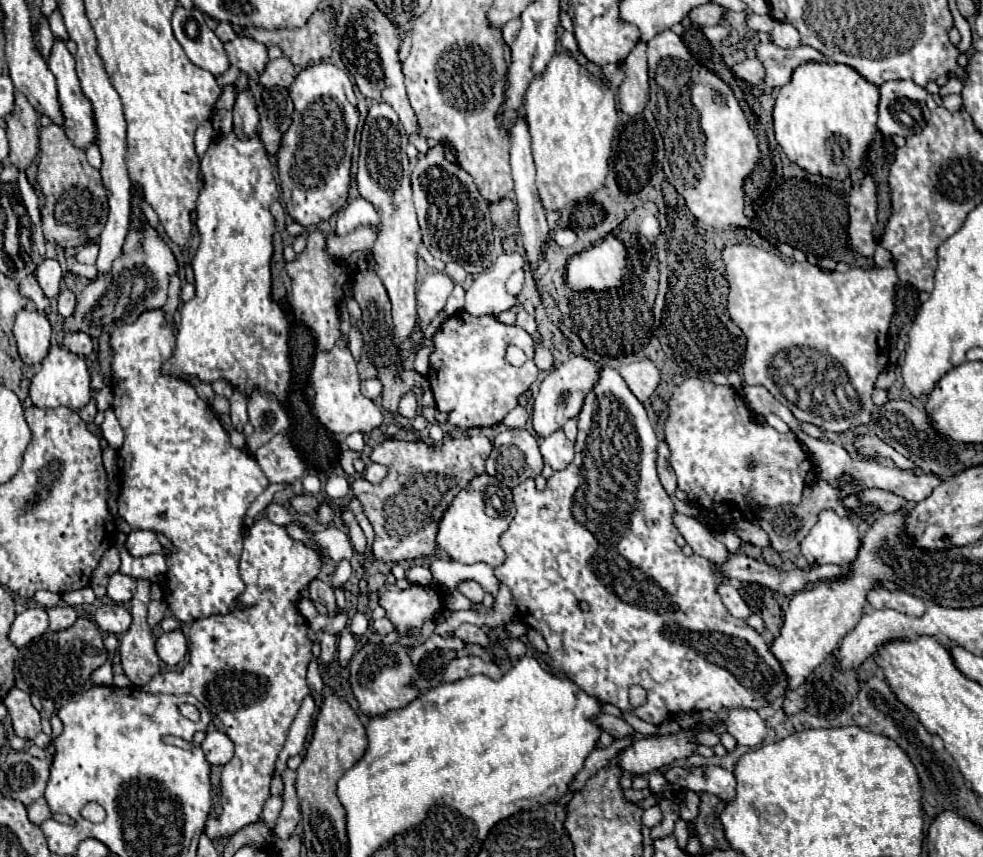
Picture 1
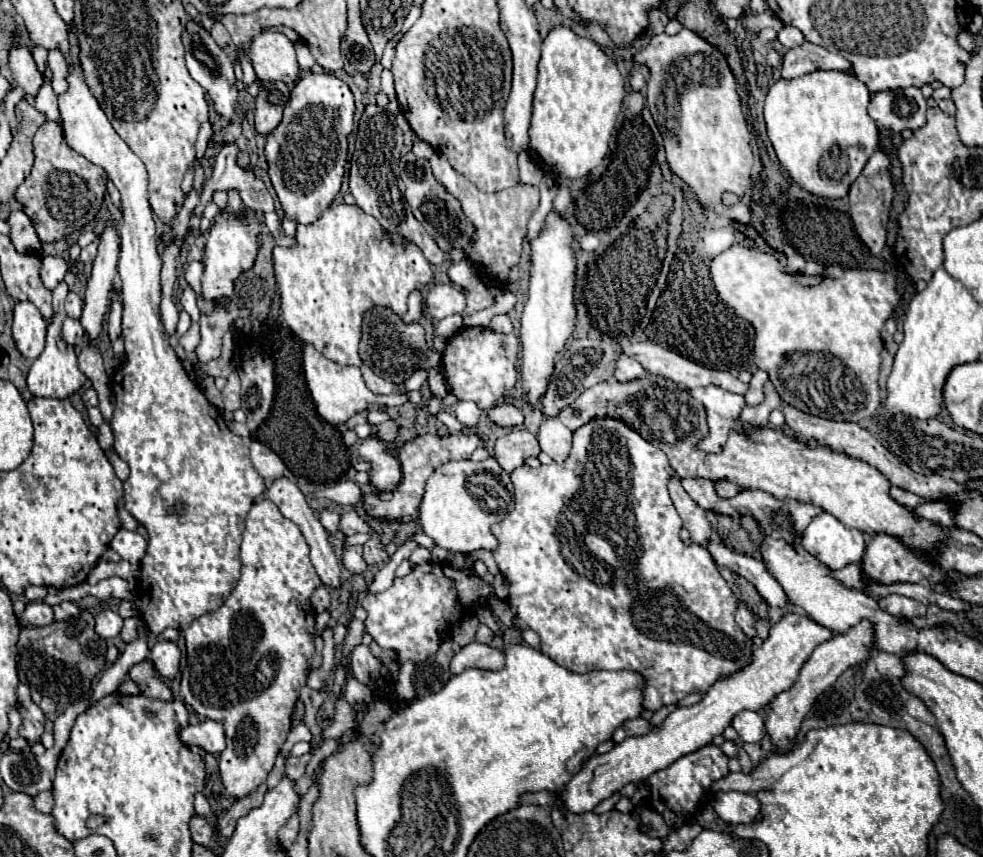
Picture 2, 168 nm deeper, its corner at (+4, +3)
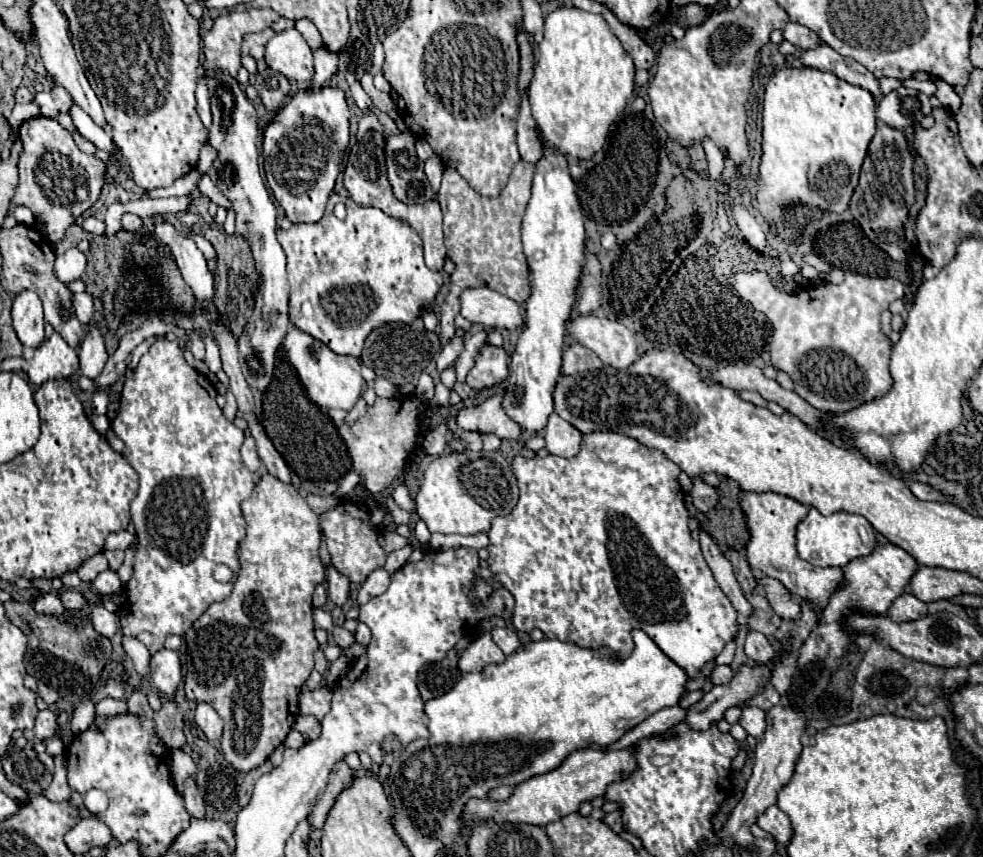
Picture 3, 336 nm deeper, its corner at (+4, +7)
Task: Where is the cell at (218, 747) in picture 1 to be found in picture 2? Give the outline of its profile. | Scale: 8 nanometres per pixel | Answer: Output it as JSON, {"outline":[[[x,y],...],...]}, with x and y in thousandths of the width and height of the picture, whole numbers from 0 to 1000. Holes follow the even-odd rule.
{"outline":[[[209,839],[202,846],[192,846],[188,853],[184,853],[184,865],[188,869],[200,869],[209,879],[223,881],[229,876],[229,855],[225,844]]]}

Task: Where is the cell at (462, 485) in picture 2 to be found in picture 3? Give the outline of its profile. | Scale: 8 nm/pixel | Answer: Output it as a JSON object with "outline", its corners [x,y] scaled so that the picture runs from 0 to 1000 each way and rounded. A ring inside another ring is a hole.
{"outline":[[[508,526],[455,529],[436,540],[430,564],[422,580],[424,601],[434,610],[438,622],[495,622],[499,608],[516,601],[528,582],[528,571],[520,543]]]}

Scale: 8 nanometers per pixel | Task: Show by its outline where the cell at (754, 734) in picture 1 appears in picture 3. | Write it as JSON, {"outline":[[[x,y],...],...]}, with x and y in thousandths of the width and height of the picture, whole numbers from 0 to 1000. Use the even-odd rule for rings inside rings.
{"outline":[[[758,825],[752,844],[758,848],[758,853],[766,860],[774,860],[778,855],[778,830],[772,825]]]}

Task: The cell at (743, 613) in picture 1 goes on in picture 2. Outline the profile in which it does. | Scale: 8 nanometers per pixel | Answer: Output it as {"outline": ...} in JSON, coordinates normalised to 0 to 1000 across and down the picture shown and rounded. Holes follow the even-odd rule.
{"outline":[[[752,701],[750,704],[750,713],[748,713],[748,725],[752,727],[752,732],[762,741],[762,743],[768,743],[768,734],[766,734],[766,727],[768,727],[768,720],[764,715],[764,711]]]}

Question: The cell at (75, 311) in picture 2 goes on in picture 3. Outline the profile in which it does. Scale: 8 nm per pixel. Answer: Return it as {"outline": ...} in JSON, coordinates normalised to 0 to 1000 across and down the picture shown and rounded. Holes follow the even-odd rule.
{"outline":[[[76,342],[74,356],[78,361],[78,372],[84,379],[93,379],[95,370],[97,370],[97,351],[95,351],[95,347],[91,342]]]}

